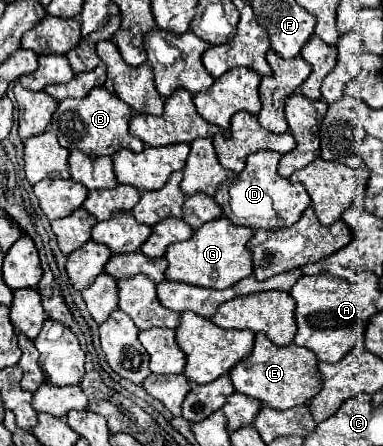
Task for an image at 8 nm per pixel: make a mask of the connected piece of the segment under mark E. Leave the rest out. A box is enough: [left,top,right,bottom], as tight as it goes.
[229,333,319,409]

